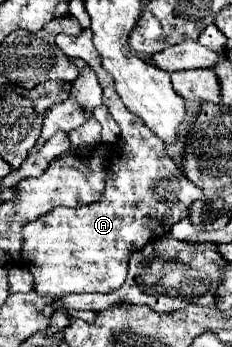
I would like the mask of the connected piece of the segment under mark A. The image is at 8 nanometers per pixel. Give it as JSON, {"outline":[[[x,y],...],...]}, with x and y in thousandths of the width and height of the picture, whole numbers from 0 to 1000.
{"outline":[[[353,86],[336,104],[259,98],[241,110],[241,127],[267,138],[267,150],[293,167],[345,167],[379,190],[405,196],[422,236],[448,259],[448,300],[466,305],[474,329],[491,334],[500,357],[517,363],[517,438],[483,450],[474,484],[466,484],[466,530],[448,548],[448,565],[431,582],[362,594],[362,599],[233,599],[207,622],[181,622],[155,640],[121,640],[95,663],[103,697],[95,697],[95,755],[147,795],[147,824],[172,853],[276,853],[276,847],[353,847],[353,841],[491,841],[517,830],[543,807],[552,749],[569,726],[621,715],[621,703],[707,680],[733,669],[733,657],[810,622],[819,588],[862,571],[862,542],[836,536],[819,519],[802,519],[793,496],[759,467],[724,450],[707,409],[629,363],[595,334],[569,334],[552,311],[534,311],[517,277],[491,259],[483,219],[440,196],[431,156],[414,150],[397,127],[397,86]]]}

